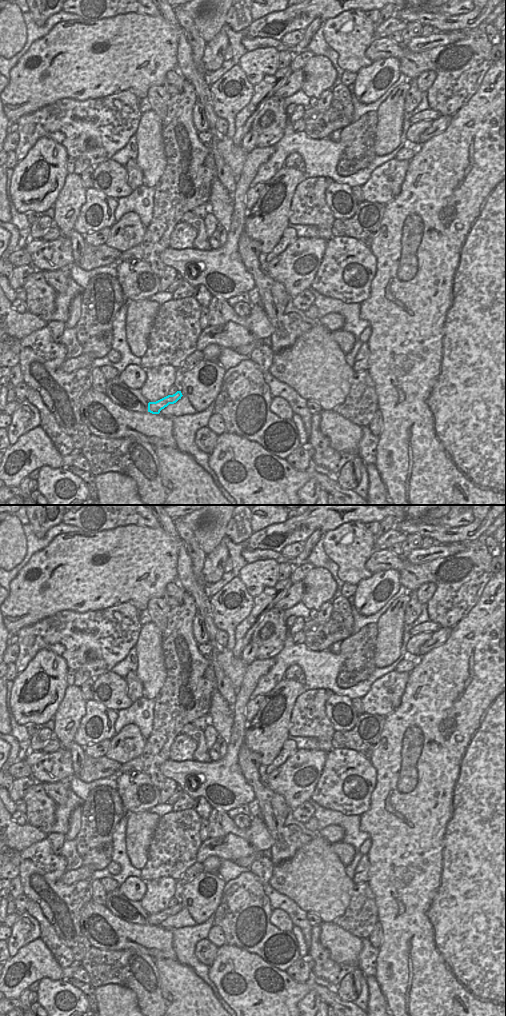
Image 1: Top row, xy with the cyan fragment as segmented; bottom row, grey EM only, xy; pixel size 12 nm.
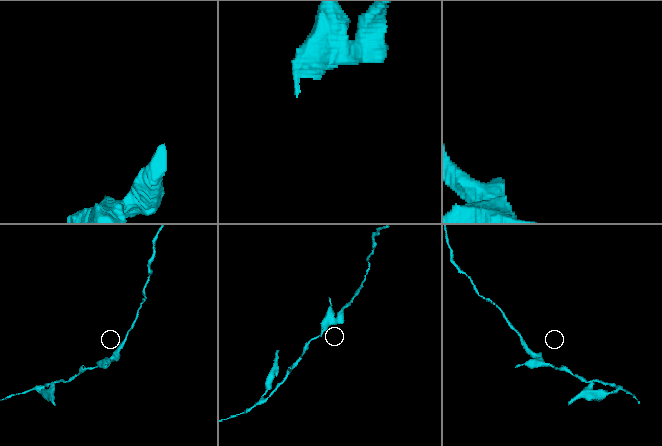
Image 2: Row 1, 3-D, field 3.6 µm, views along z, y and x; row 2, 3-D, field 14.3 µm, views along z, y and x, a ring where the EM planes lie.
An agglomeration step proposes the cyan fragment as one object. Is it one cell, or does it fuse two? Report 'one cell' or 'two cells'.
one cell

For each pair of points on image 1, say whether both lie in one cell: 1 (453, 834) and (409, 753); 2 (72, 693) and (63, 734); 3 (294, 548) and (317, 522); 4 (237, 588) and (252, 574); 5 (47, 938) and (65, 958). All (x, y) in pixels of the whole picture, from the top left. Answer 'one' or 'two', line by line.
1: one
2: one
3: two
4: two
5: one

